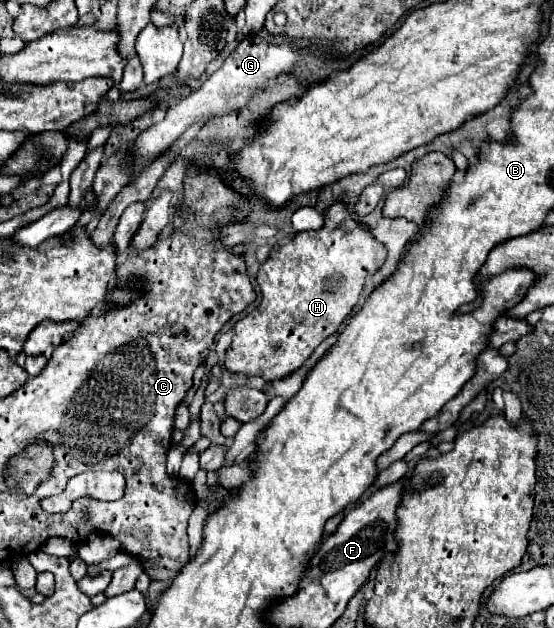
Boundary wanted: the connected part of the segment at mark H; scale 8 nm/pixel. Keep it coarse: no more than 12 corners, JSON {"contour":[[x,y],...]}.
{"contour":[[334,203],[260,265],[224,369],[284,379],[386,247]]}

